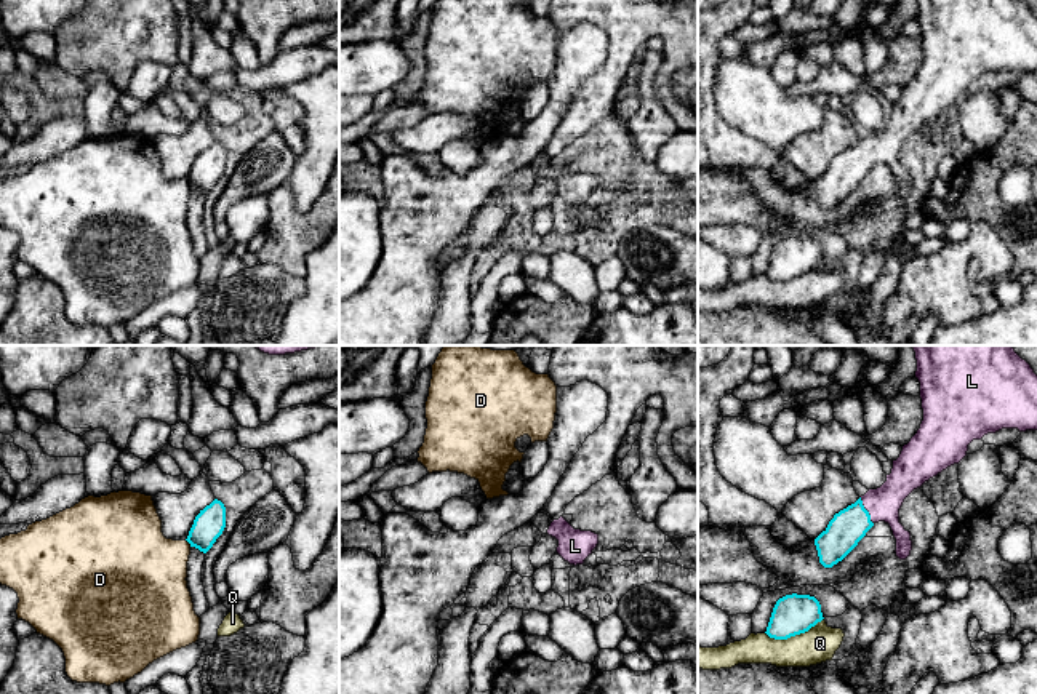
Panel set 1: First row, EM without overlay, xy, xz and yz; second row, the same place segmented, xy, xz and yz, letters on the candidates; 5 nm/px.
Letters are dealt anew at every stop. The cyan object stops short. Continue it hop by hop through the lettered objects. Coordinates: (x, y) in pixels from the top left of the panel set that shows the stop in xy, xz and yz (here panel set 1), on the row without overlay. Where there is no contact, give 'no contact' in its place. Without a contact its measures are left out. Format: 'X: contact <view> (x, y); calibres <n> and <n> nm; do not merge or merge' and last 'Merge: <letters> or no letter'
D: contact xy (188, 183); calibres 160 and 380 nm; do not merge
L: contact yz (866, 152); calibres 180 and 170 nm; merge
Q: contact yz (794, 277); calibres 200 and 180 nm; do not merge
Merge: L

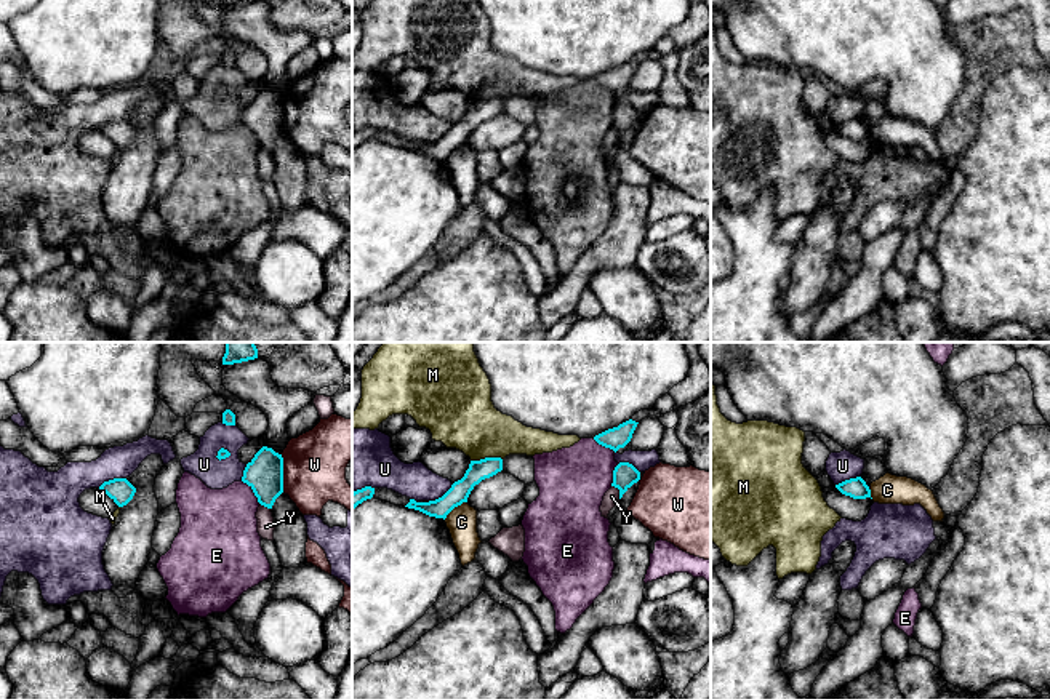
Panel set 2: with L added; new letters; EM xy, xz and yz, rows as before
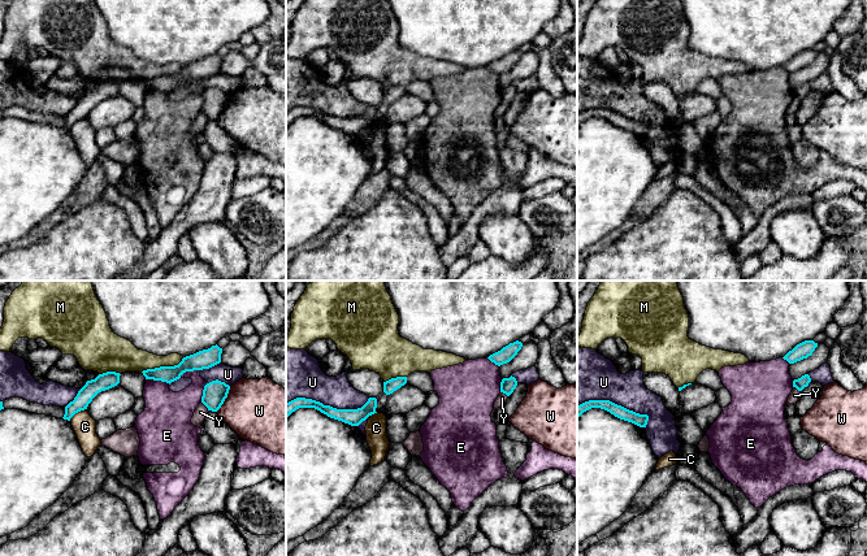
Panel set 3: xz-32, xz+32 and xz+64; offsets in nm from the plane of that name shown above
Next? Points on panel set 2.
C: contact xz (455, 147); calibres 100 and 150 nm; do not merge
E: contact xy (253, 133); calibres 190 and 380 nm; do not merge
M: contact xz (485, 99); calibres 100 and 340 nm; do not merge
U: contact xy (111, 122); calibres 120 and 190 nm; do not merge
W: contact xy (282, 115); calibres 190 and 320 nm; do not merge
Y: contact xz (620, 133); calibres 120 and 80 nm; do not merge
Merge: no letter

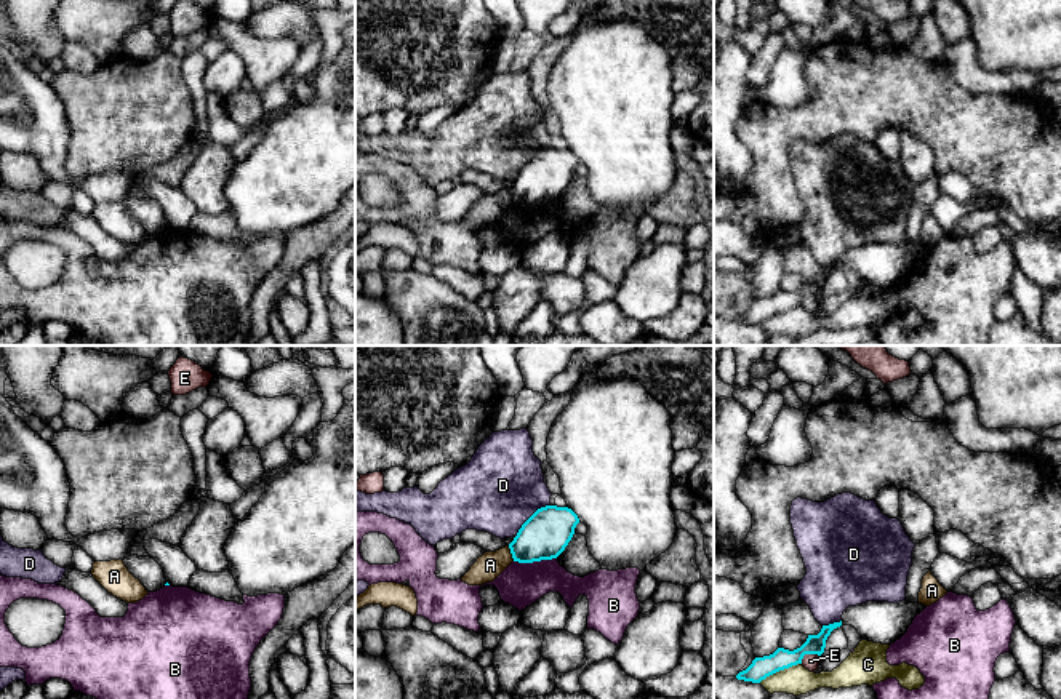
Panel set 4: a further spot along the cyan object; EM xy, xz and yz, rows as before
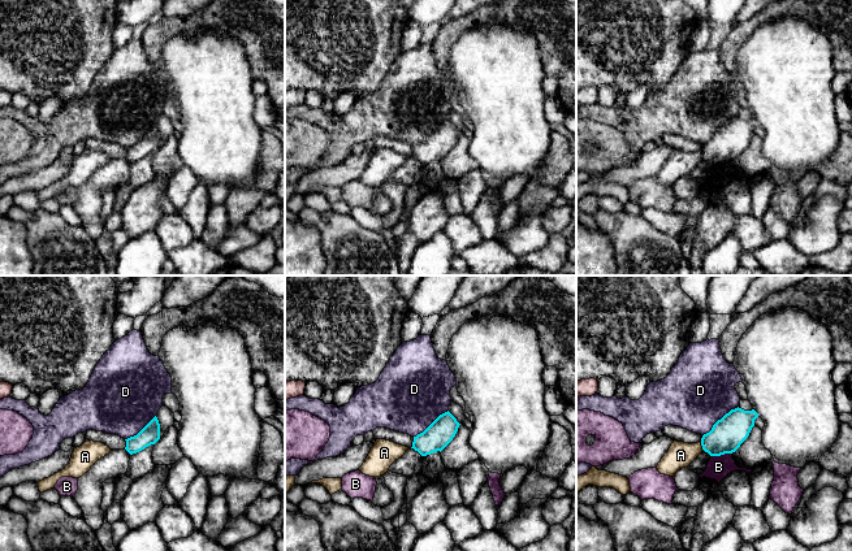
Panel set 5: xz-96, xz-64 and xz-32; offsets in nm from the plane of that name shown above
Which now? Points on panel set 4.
A: contact xz (511, 194); calibres 240 and 140 nm; do not merge
B: contact xz (535, 202); calibres 240 and 220 nm; do not merge
C: contact yz (780, 311); calibres 110 and 150 nm; do not merge
D: contact xz (530, 159); calibres 240 and 420 nm; do not merge
E: contact yz (807, 295); calibres 110 and 80 nm; do not merge
Merge: no letter

